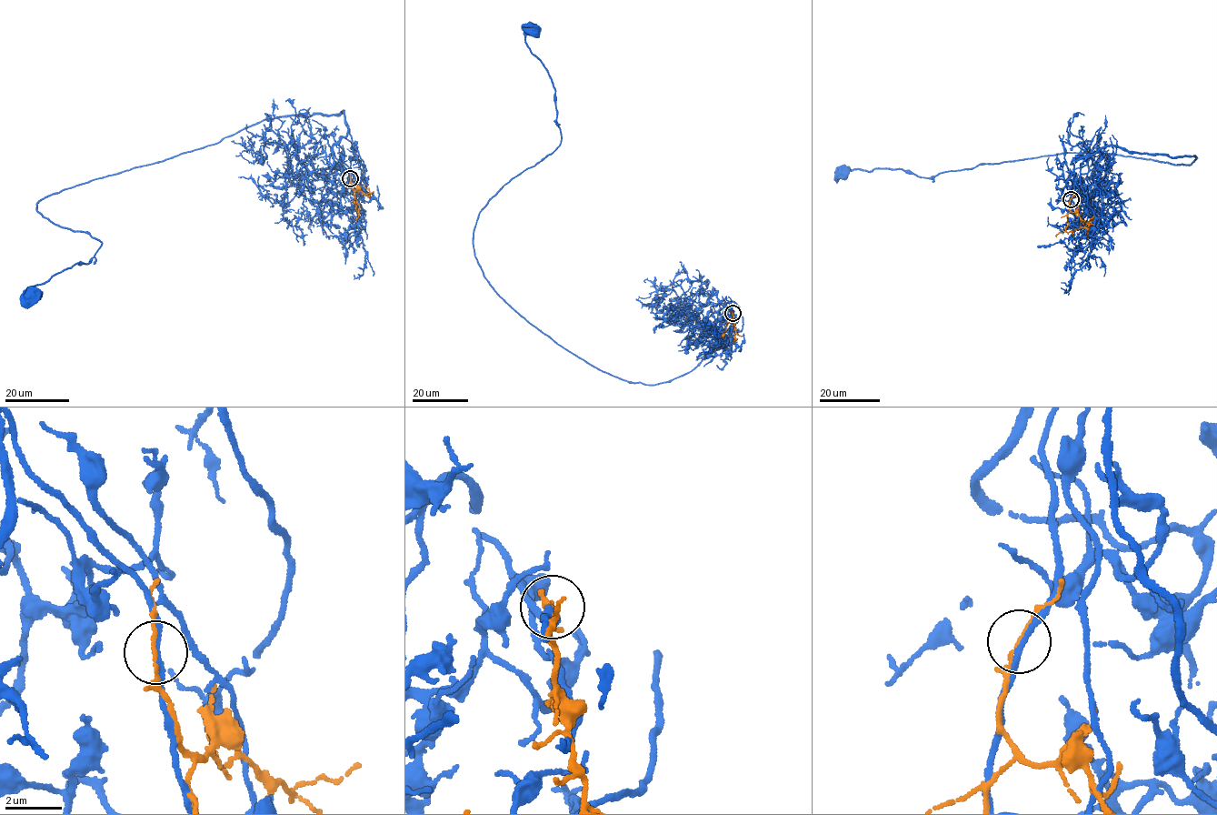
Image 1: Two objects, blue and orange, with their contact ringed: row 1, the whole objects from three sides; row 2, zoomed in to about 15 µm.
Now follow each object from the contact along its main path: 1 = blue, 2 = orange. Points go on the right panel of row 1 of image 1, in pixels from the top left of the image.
1: (1070, 199), (1072, 162), (1100, 149), (1197, 156), (1191, 165), (1067, 152), (930, 178), (891, 168), (842, 172)
2: (1070, 199), (1066, 231), (1084, 226), (1088, 238)

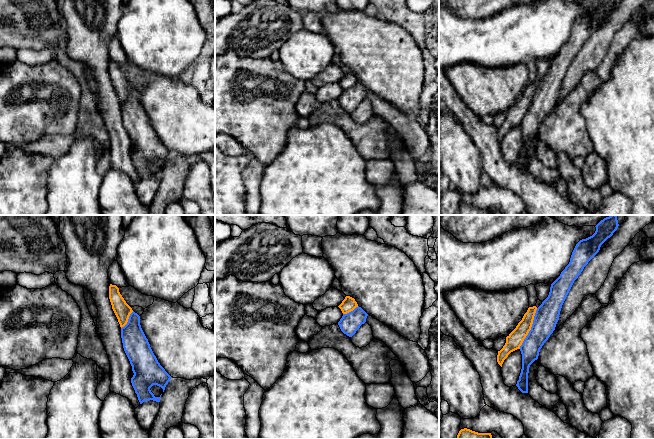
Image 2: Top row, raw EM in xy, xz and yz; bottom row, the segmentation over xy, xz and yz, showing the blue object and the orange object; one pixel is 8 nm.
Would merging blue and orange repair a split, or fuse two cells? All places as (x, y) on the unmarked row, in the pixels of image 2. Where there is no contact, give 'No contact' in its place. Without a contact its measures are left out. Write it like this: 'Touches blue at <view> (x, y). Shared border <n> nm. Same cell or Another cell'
Touches blue at yz (531, 104). Shared border 360 nm. Another cell

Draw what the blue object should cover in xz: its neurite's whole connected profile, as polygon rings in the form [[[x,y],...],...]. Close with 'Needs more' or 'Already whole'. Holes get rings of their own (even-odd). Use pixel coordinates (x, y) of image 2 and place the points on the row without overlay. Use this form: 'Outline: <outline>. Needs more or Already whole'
Outline: [[[358,82],[353,87],[343,90],[338,101],[344,110],[352,113],[360,102],[366,98],[367,92],[368,90]]]. Already whole

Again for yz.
Outline: [[[597,0],[592,12],[576,20],[569,40],[551,60],[548,73],[537,84],[531,106],[520,122],[522,145],[516,162],[522,169],[528,169],[529,143],[538,135],[540,125],[555,106],[562,81],[574,57],[618,2],[619,0]]]. Already whole

